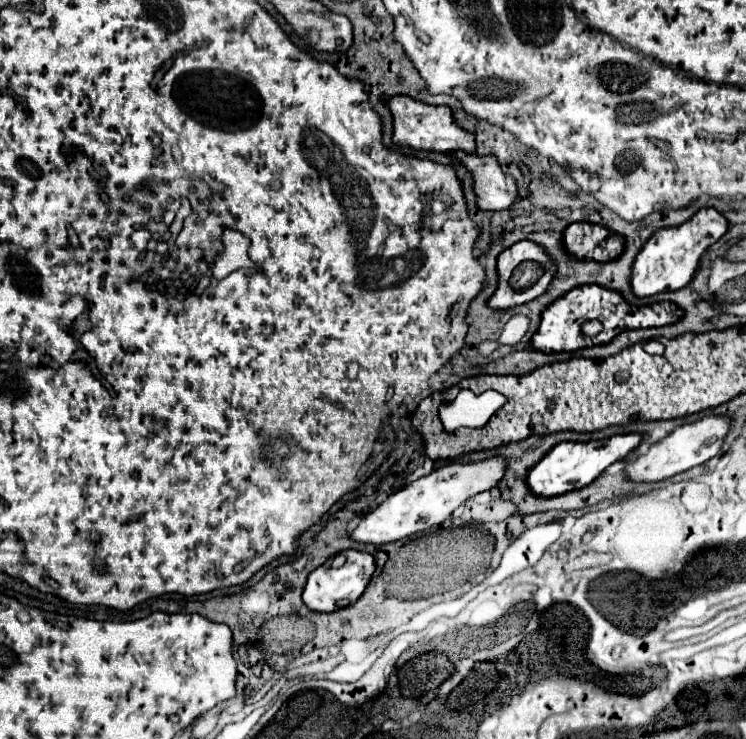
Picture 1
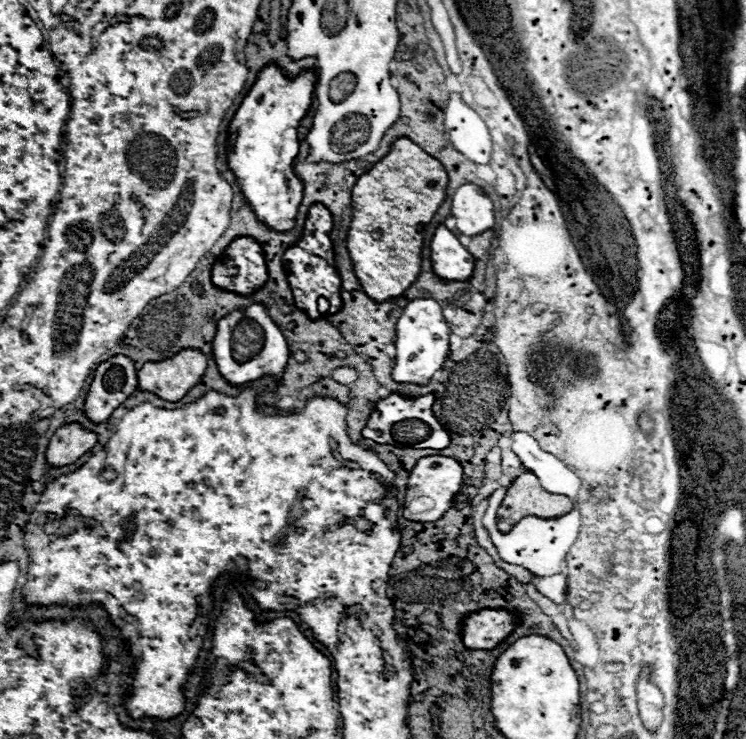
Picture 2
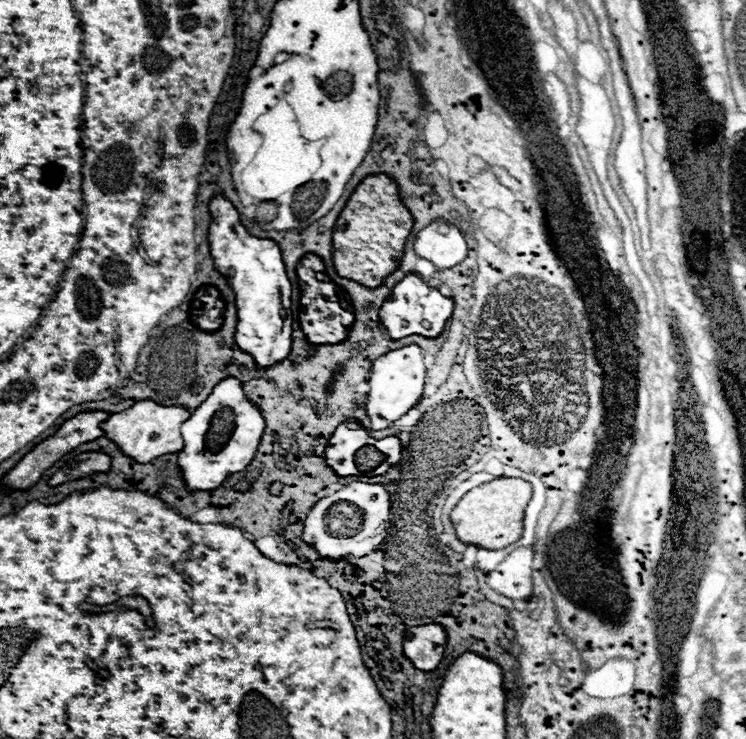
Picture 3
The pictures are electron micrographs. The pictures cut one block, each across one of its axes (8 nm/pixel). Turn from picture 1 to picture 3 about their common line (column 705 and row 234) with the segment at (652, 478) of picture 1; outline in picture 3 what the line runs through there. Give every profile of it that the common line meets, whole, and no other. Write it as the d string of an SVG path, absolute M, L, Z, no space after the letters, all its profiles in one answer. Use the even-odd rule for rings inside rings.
M442 218L434 220L418 232L414 250L418 256L434 262L442 270L460 264L468 254L466 240L458 226L448 224Z

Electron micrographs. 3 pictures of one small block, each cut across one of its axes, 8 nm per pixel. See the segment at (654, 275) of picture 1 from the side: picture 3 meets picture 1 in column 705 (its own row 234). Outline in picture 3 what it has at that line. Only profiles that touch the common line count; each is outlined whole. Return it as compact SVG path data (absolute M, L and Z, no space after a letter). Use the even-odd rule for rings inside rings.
M222 194L212 196L208 204L212 222L208 242L214 264L224 274L236 292L238 324L236 344L244 352L250 352L260 368L272 366L290 354L292 344L292 314L290 314L290 292L292 282L286 276L282 250L274 240L252 236L240 222L238 210Z

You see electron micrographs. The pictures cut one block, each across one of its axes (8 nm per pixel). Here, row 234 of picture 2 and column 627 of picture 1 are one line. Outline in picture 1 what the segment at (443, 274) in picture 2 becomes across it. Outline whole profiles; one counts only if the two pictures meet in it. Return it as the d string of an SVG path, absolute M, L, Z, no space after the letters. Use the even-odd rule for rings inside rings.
M638 432L590 442L560 442L528 472L528 486L536 496L560 496L584 488L594 482L610 464L624 460L634 448L638 448L640 442L642 434Z

